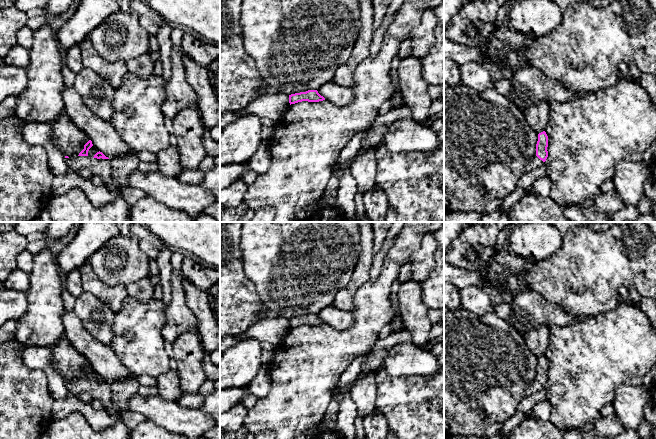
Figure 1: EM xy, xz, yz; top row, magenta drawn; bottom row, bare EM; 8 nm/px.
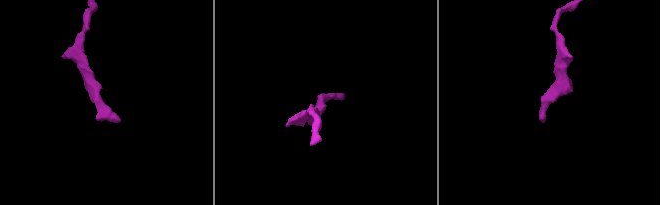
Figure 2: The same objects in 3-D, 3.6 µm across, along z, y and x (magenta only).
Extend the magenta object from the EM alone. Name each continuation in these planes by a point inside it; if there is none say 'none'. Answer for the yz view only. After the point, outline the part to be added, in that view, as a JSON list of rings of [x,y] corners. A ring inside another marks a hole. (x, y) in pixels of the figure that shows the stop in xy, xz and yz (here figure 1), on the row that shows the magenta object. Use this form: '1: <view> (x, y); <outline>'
1: yz (535, 162); [[[537,156],[532,158],[524,167],[524,172],[530,172],[544,165],[544,162]]]

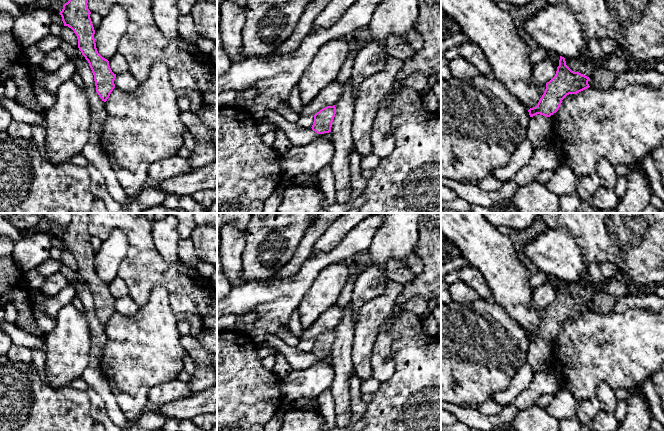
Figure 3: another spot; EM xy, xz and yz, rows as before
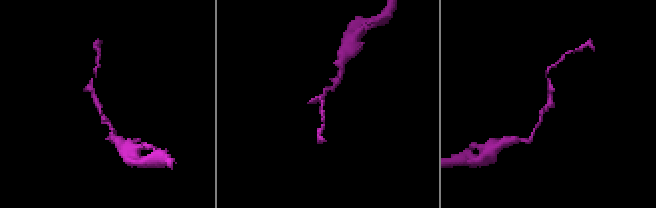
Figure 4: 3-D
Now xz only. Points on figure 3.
none

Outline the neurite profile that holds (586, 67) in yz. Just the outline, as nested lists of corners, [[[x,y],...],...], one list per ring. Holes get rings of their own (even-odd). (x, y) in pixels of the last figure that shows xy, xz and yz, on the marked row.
[[[565,58],[566,65],[574,72],[579,72],[589,78],[593,73],[600,70],[600,66],[590,60]]]

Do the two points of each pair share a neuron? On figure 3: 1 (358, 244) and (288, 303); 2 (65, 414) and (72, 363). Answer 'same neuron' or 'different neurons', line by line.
1: same neuron
2: different neurons

